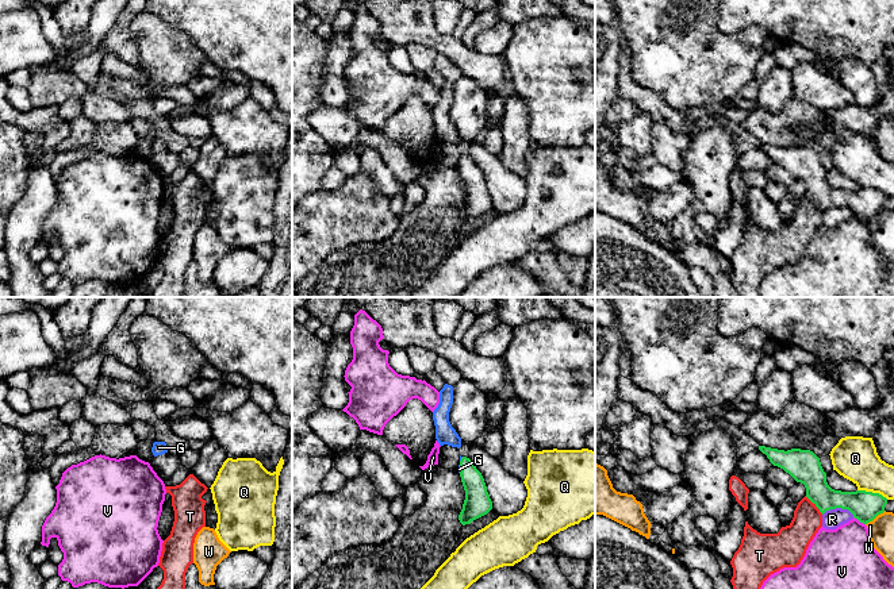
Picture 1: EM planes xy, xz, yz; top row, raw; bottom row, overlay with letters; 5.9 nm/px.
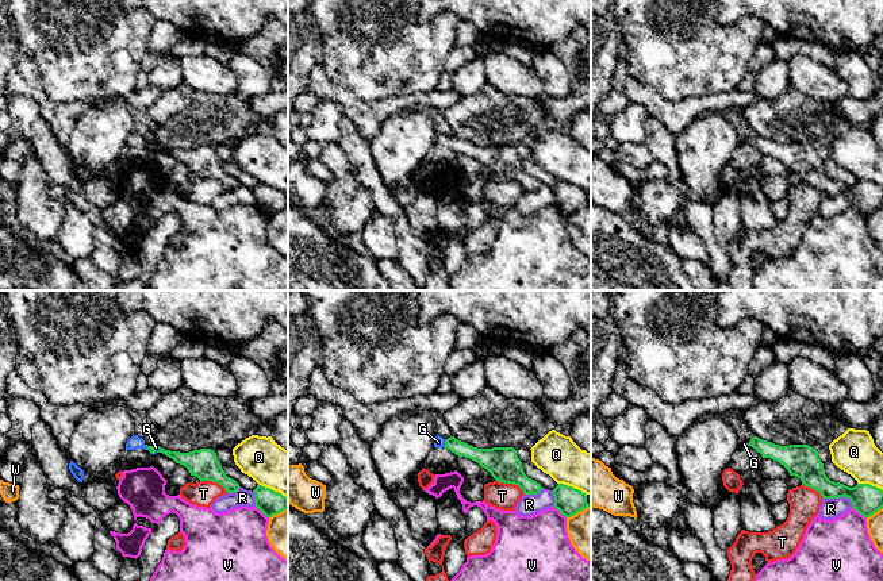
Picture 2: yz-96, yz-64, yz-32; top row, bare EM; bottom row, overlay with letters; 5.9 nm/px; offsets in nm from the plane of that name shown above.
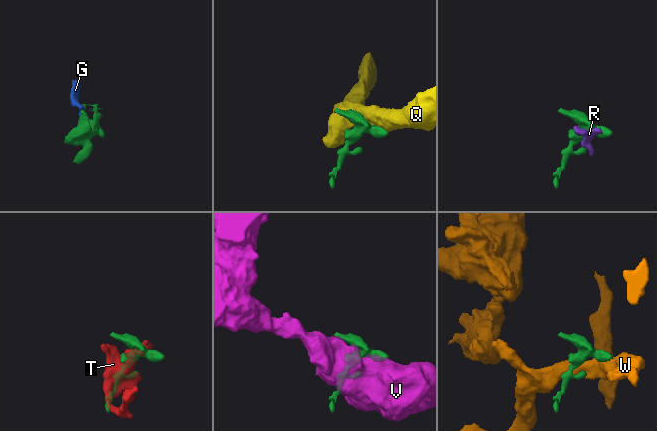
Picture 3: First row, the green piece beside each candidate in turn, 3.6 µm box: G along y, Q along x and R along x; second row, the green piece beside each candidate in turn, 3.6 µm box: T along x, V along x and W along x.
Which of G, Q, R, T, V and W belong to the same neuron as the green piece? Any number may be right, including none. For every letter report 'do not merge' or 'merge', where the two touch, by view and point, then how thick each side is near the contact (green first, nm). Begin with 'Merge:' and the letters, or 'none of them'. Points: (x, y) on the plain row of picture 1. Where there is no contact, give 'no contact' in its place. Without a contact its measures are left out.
Merge: G
G: merge; meets green in xz at (461, 166); 160 nm thick on the green side, 30 nm on the other
Q: do not merge; meets green in yz at (871, 189); 180 nm thick on the green side, 260 nm on the other
R: do not merge; meets green in yz at (839, 204); 180 nm thick on the green side, 120 nm on the other
T: do not merge; meets green in yz at (816, 203); 190 nm thick on the green side, 190 nm on the other
V: do not merge; meets green in yz at (859, 218); 180 nm thick on the green side, 380 nm on the other
W: do not merge; meets green in yz at (875, 214); 180 nm thick on the green side, 150 nm on the other

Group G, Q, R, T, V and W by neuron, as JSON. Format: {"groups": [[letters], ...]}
{"groups": [["G"], ["Q"], ["R"], ["T"], ["V"], ["W"]]}

